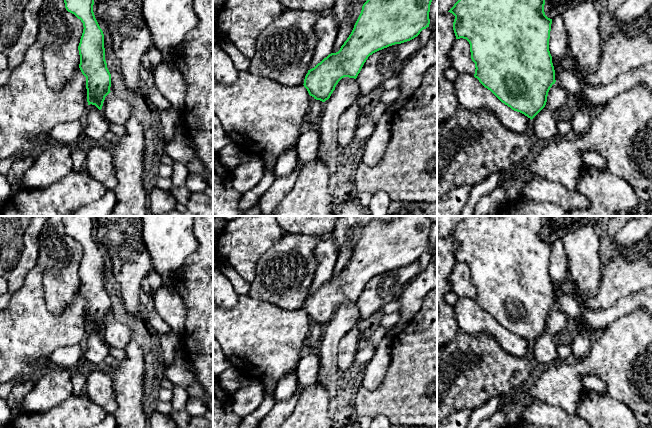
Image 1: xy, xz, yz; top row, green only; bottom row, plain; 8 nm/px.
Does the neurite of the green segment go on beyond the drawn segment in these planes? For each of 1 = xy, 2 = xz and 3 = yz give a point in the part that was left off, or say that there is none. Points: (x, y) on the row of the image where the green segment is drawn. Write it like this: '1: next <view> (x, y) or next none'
1: next none
2: next none
3: next none

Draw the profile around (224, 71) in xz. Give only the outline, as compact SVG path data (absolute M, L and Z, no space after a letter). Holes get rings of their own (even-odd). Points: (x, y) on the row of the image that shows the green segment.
M213 45L213 80L232 85L236 82L237 76L238 71L231 58L219 45Z

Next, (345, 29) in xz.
M348 16L345 19L345 22L339 27L332 53L336 53L340 50L341 46L344 44L344 42L351 34L352 30L353 30L353 25L351 23L351 17Z

